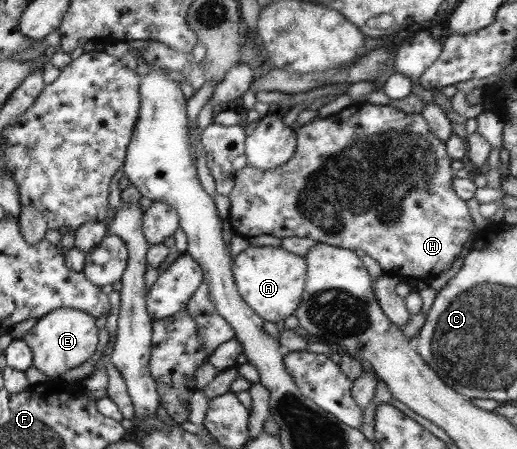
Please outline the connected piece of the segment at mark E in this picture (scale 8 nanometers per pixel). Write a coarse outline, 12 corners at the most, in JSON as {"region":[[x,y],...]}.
{"region":[[73,308],[37,319],[22,340],[56,380],[93,355],[95,318]]}

